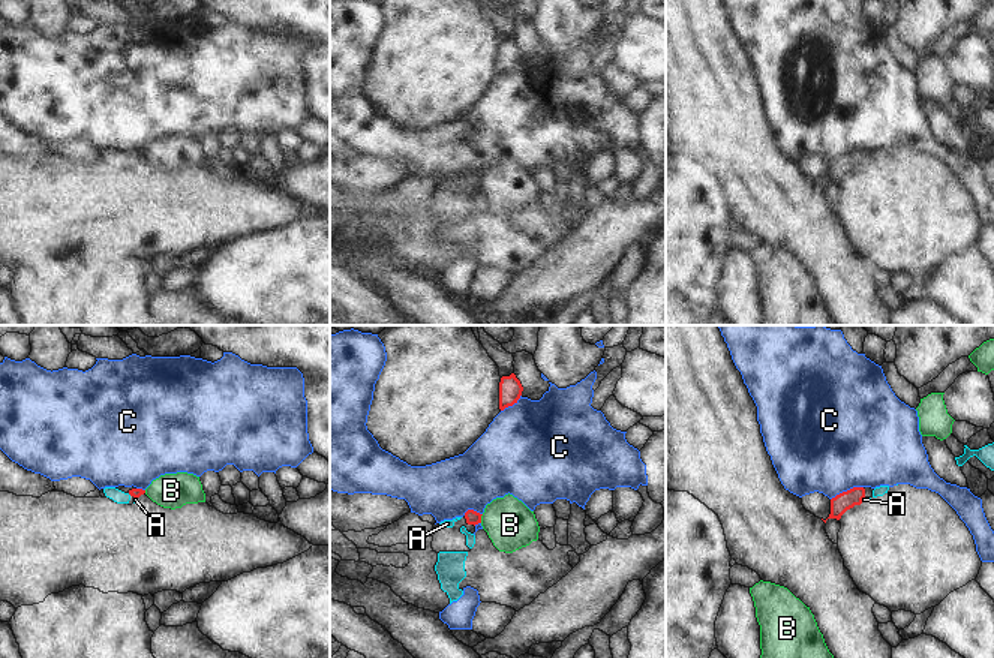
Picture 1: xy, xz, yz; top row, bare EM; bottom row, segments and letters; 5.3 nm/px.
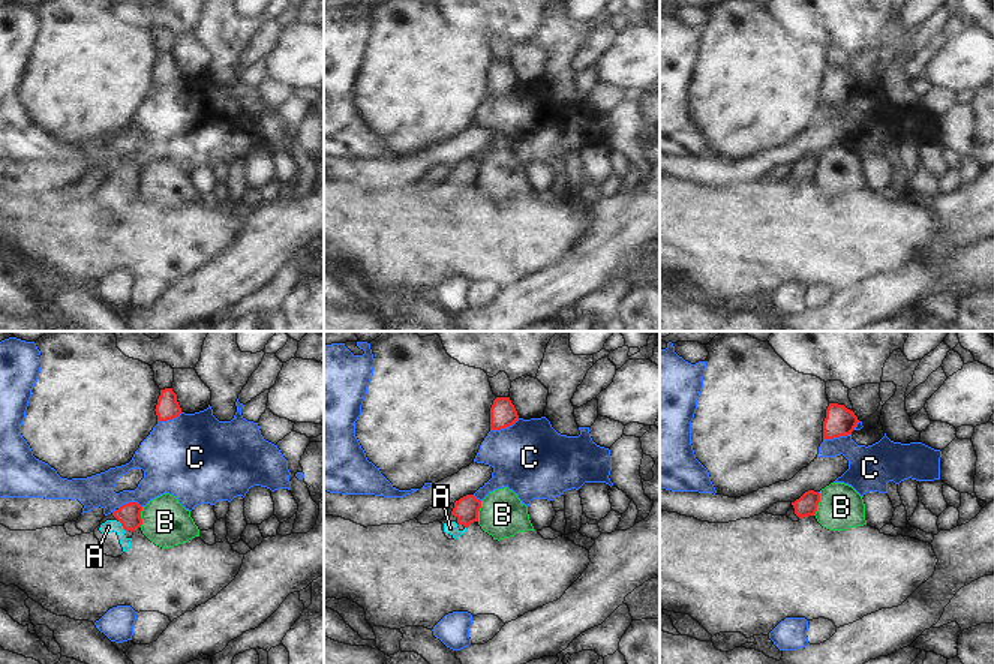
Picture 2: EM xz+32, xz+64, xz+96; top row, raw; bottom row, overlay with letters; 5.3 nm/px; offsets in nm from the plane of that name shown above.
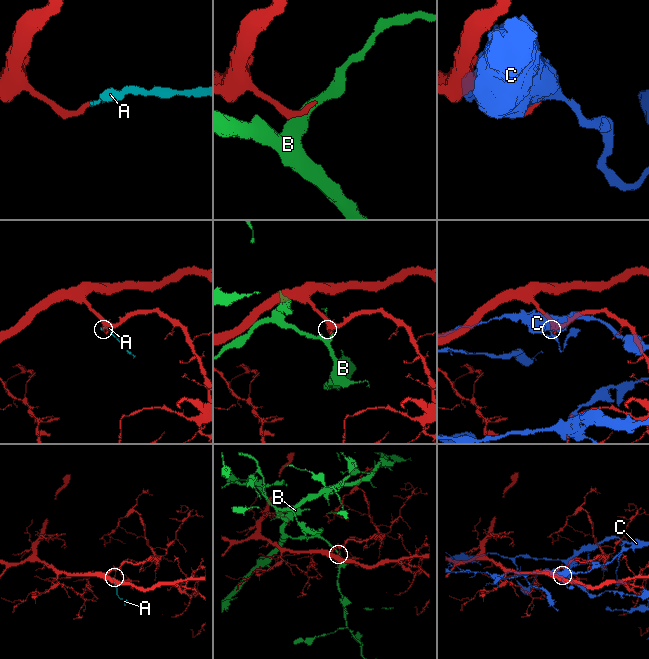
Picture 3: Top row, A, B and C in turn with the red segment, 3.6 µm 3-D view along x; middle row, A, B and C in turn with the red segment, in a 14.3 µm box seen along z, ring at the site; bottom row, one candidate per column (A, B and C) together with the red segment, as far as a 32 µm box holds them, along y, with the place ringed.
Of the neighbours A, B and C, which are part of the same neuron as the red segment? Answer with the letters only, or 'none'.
A.

